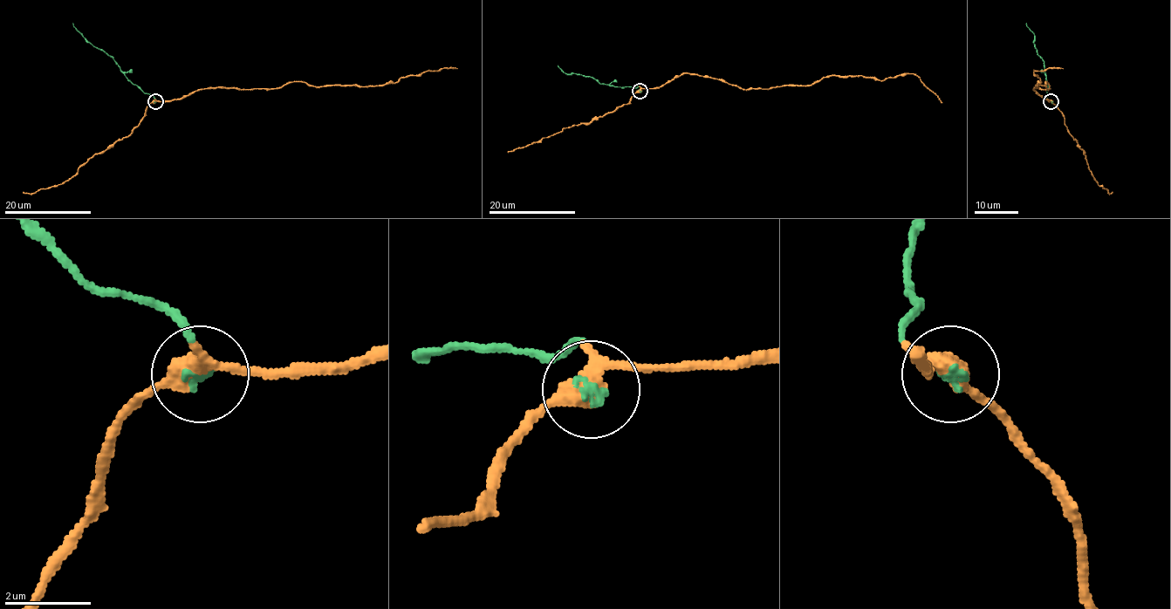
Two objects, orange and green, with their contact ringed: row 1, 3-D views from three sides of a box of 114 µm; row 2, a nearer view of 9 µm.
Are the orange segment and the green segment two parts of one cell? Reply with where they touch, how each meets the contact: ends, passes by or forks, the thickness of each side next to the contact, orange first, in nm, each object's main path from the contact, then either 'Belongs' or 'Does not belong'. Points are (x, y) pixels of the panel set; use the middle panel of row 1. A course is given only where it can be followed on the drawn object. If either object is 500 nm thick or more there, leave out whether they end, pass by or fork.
Place: (640, 91). At the ring orange forks. At the ring green ends. Thickness 360 nm (orange) against 130 nm. Course of orange: (640, 91), (685, 73), (744, 89), (811, 85), (832, 75), (882, 80), (915, 74), (942, 102). Course of green: (640, 91), (638, 86), (619, 87), (600, 84), (589, 76), (566, 74), (558, 65). Belongs

